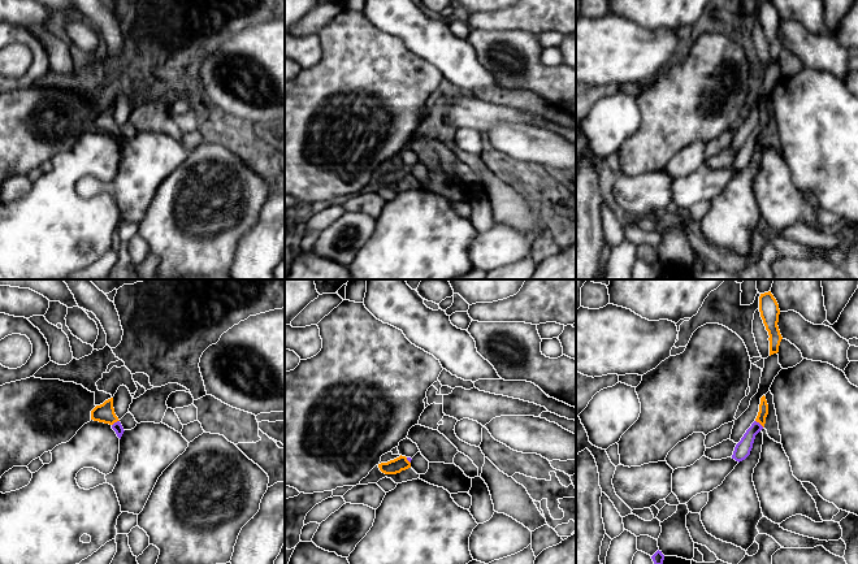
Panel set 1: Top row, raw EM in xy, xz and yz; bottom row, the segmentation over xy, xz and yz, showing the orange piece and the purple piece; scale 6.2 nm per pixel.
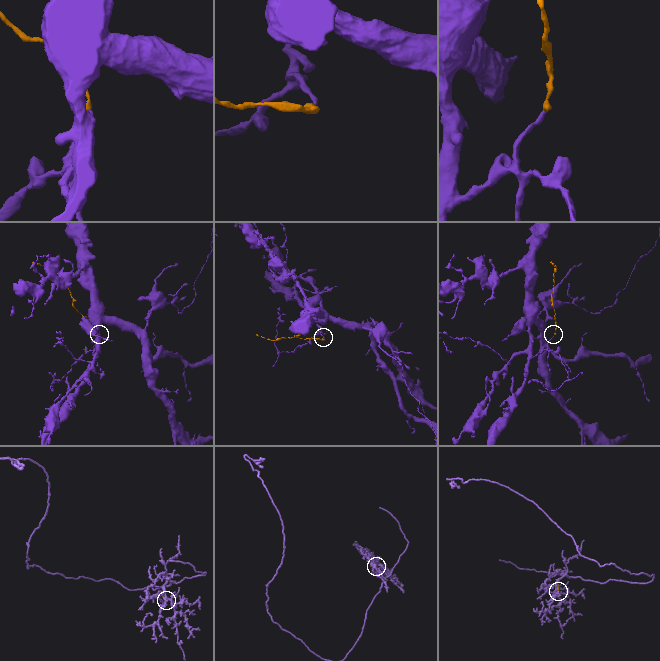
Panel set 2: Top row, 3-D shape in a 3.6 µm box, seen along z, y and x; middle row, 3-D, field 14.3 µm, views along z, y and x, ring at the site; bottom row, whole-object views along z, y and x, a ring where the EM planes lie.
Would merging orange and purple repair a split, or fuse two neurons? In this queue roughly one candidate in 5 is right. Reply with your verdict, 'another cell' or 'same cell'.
same cell

